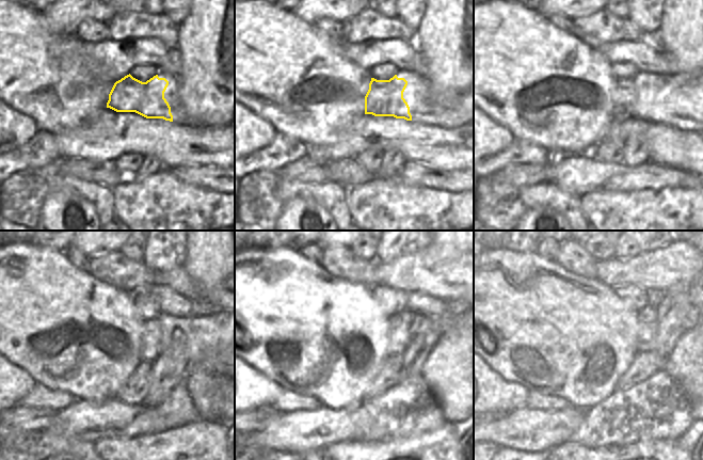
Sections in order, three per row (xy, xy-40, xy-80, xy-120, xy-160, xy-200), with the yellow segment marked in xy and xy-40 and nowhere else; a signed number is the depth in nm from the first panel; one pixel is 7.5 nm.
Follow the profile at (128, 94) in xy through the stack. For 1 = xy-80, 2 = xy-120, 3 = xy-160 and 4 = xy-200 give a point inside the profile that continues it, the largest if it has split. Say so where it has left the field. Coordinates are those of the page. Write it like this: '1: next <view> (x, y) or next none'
1: next xy-80 (627, 102)
2: next xy-120 (153, 343)
3: next xy-160 (399, 324)
4: next xy-200 (646, 317)

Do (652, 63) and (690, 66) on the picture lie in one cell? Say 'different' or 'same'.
different

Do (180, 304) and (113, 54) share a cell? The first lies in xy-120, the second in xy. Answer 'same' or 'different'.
same

